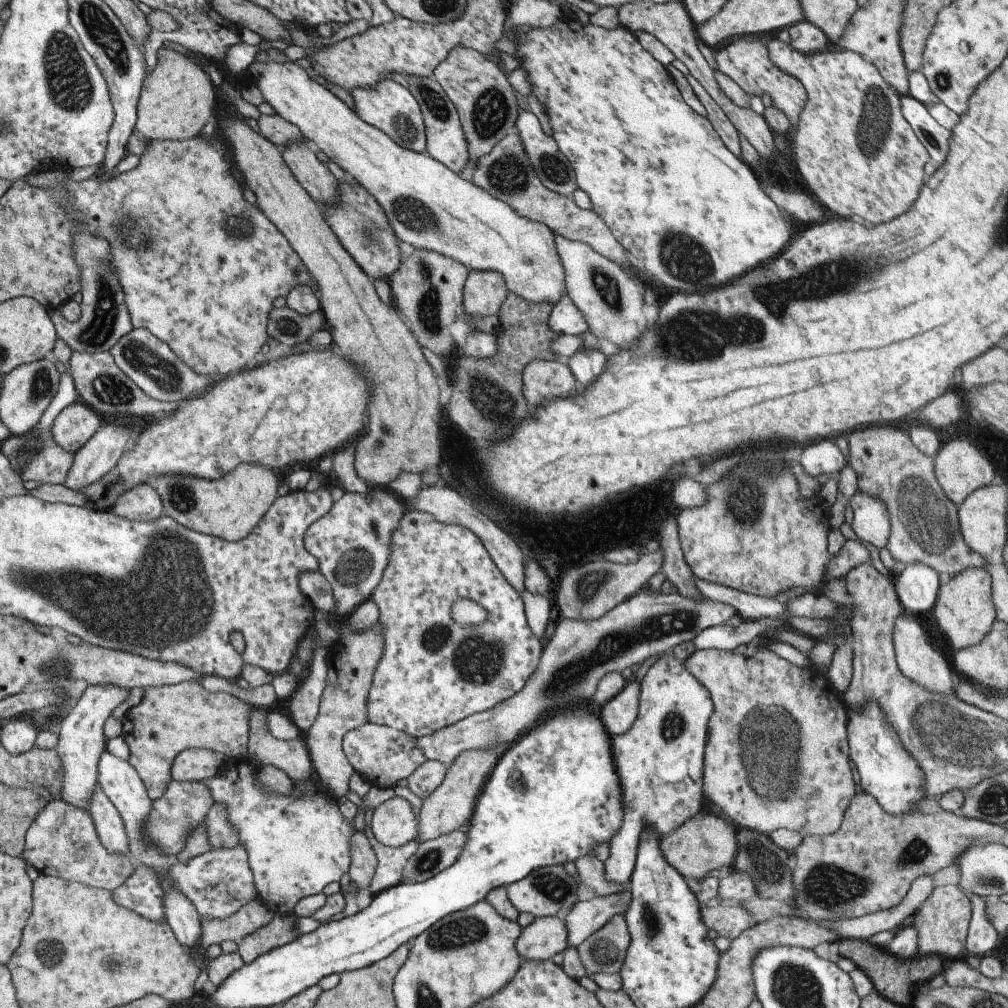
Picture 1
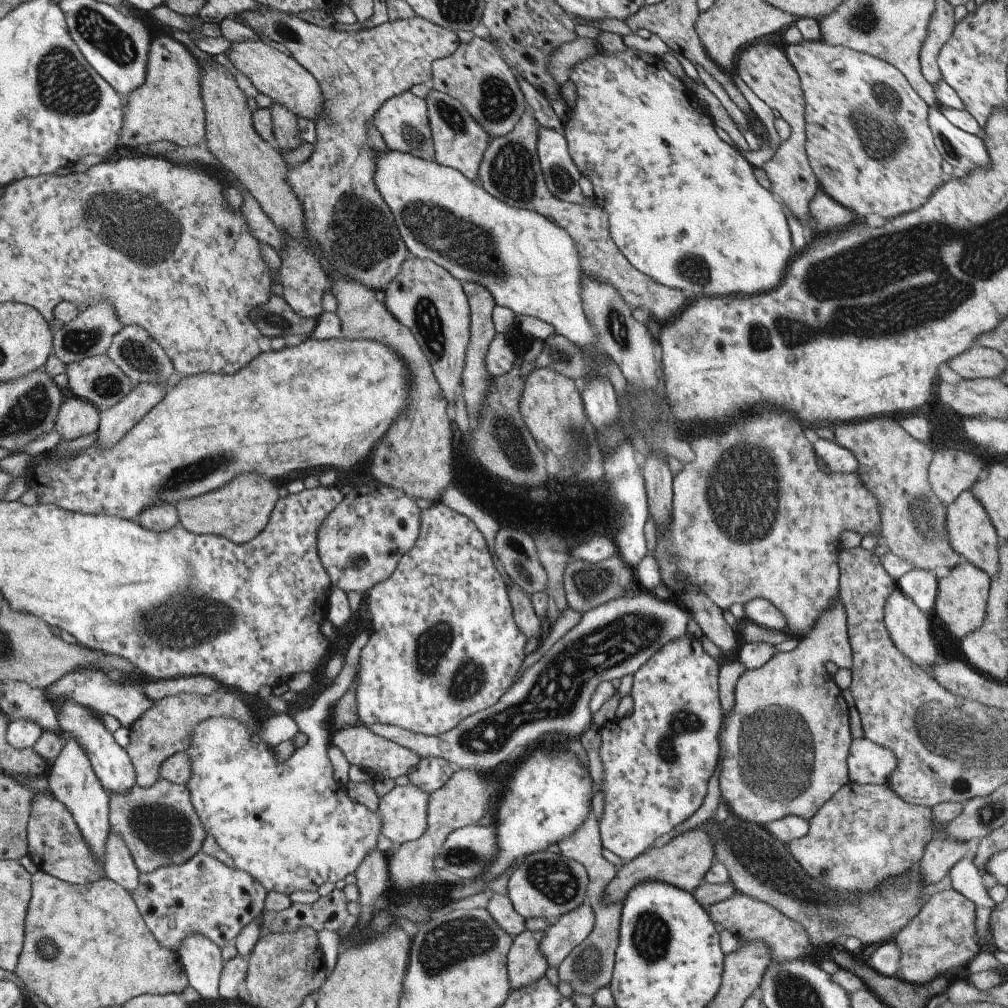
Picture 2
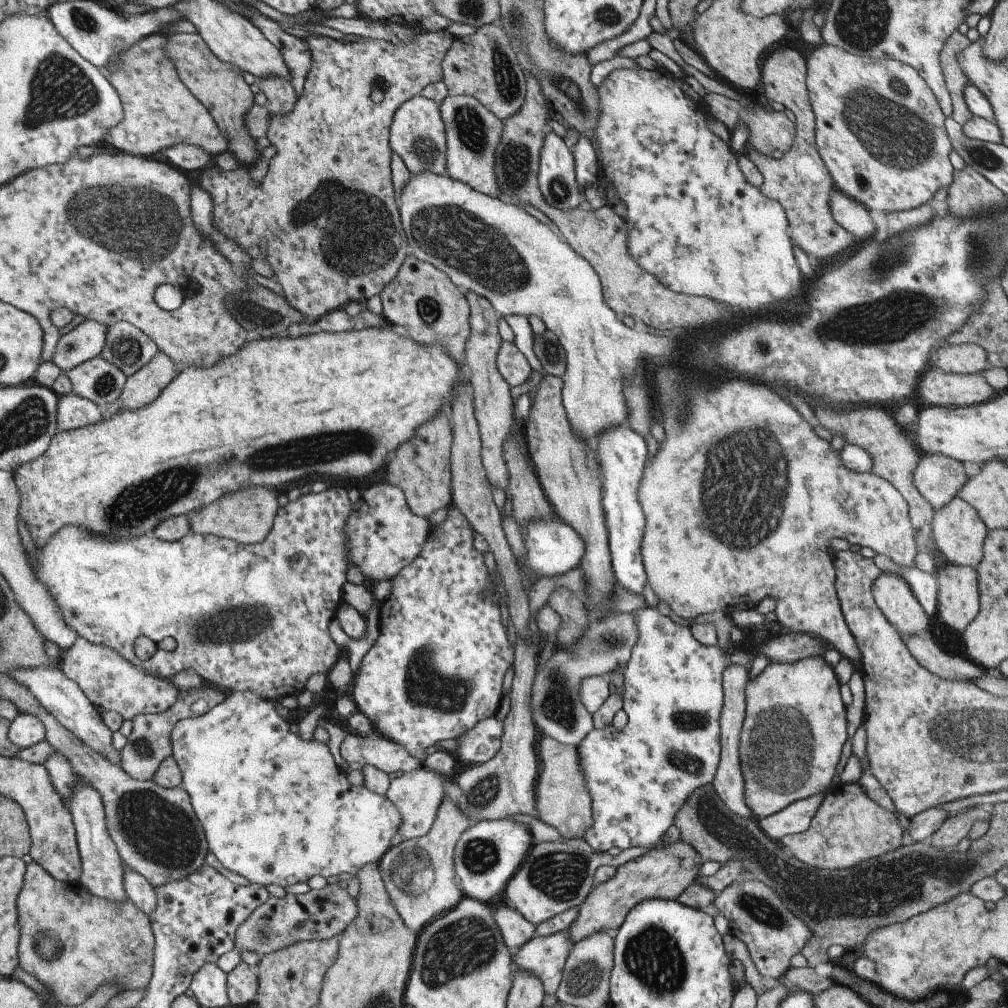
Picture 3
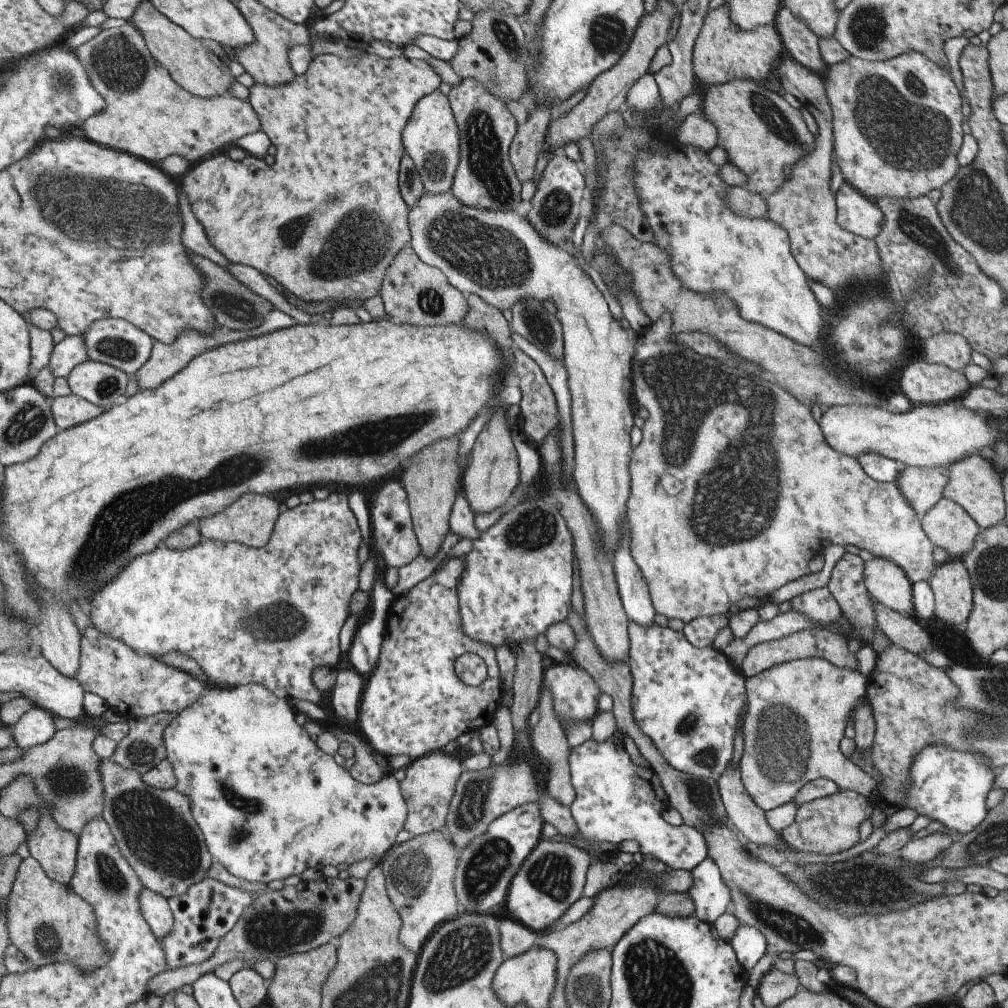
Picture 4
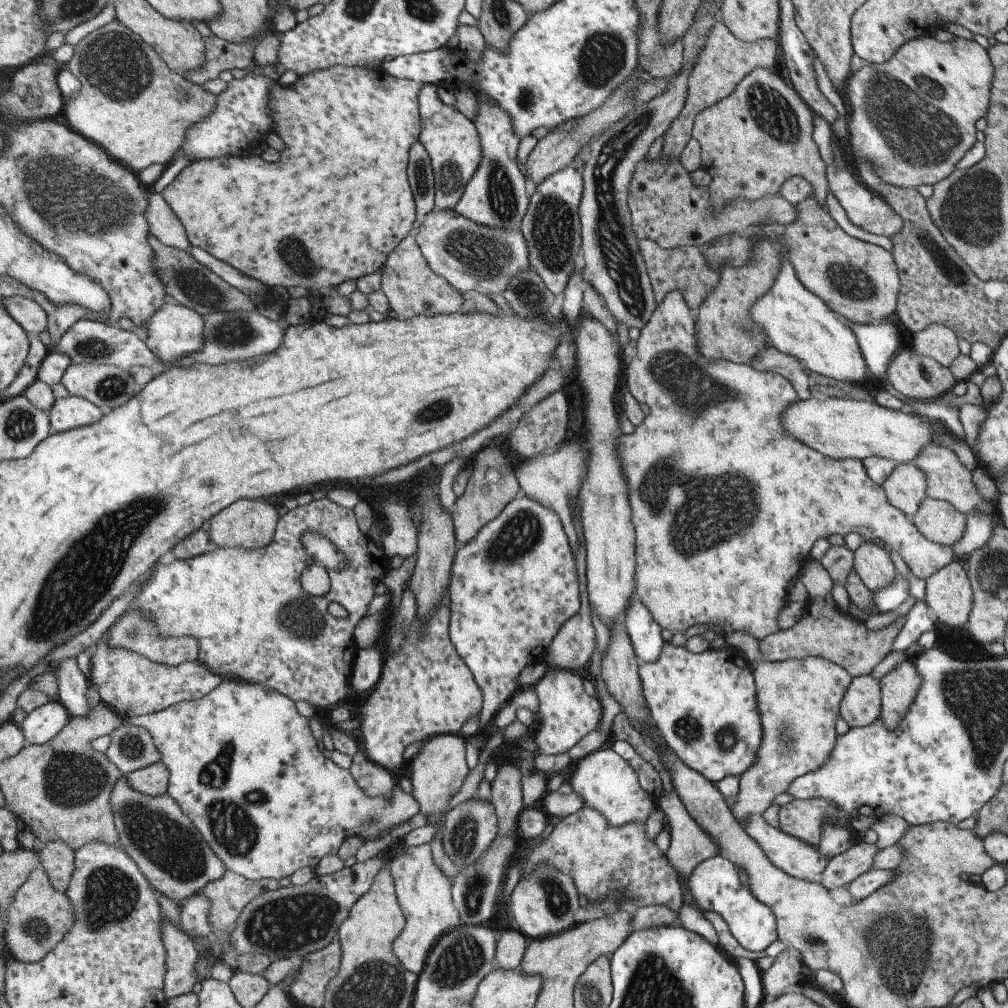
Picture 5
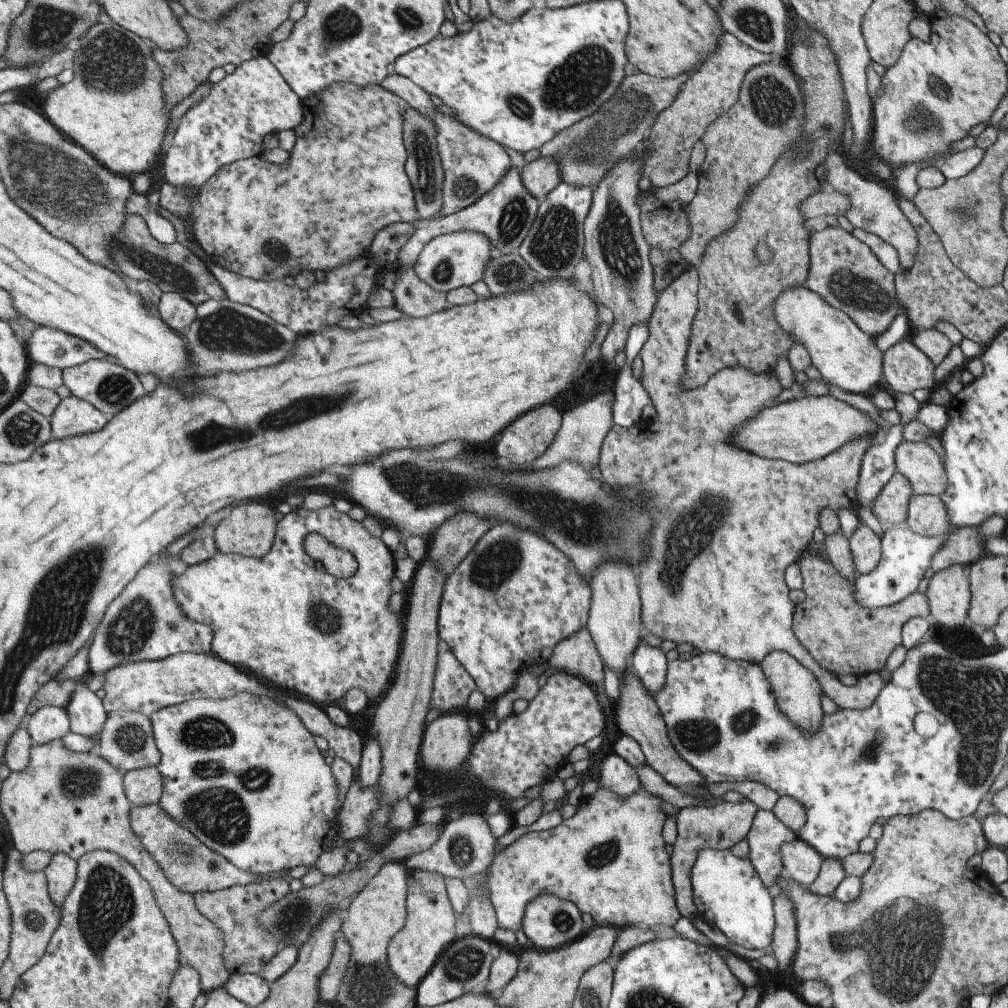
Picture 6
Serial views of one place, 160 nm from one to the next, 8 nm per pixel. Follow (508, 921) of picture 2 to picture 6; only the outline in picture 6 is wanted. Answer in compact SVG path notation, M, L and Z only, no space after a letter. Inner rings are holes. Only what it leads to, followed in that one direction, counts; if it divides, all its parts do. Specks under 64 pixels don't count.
M496 947L488 980L483 988L484 993L498 995L502 988L511 980L518 970L518 950L508 947Z

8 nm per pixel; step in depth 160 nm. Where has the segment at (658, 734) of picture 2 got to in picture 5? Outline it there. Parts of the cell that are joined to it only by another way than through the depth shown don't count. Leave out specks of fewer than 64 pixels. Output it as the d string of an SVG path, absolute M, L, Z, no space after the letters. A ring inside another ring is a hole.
M663 643L659 658L651 664L639 663L638 674L652 724L664 744L683 764L711 783L720 782L727 776L739 778L755 764L763 740L763 726L755 700L752 670L738 653L725 646L719 652L707 649L691 654L684 646ZM603 746L576 762L568 782L572 792L583 800L582 808L599 810L609 826L625 826L631 820L645 823L654 805L654 800L646 797L638 787L638 780L632 768L609 746Z

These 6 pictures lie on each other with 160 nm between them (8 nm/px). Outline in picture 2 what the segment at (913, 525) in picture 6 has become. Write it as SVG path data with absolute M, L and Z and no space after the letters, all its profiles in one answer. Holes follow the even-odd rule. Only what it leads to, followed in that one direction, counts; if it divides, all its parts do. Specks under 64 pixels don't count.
M963 491L953 502L946 505L946 531L950 547L960 554L965 561L982 570L990 579L998 572L998 536L991 519L972 495L971 491Z

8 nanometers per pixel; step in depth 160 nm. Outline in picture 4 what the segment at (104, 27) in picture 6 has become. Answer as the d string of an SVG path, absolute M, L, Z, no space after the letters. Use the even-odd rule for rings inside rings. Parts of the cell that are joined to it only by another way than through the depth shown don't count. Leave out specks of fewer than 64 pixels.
M131 22L102 29L73 51L82 62L92 87L104 98L106 104L99 114L79 124L86 138L98 145L139 157L155 166L159 166L169 155L179 155L194 164L205 157L225 152L237 139L261 130L258 116L247 99L237 99L230 95L204 99L193 96L175 84L167 69L150 55L144 36Z

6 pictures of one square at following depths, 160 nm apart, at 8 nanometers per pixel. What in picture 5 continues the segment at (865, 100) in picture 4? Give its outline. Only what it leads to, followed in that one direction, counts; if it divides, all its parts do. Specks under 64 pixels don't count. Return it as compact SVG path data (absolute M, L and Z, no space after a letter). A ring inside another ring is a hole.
M930 31L907 40L886 62L864 64L851 73L851 80L847 80L847 88L843 90L847 104L851 102L845 126L852 158L869 160L885 184L899 188L936 184L955 169L955 164L976 141L974 124L987 114L994 78L995 68L977 42L956 37L939 42Z

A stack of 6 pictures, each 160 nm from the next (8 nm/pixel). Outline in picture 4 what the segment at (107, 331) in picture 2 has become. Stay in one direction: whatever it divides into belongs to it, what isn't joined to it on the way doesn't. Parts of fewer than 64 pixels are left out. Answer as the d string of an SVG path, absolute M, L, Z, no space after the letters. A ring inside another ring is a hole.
M67 335L52 346L47 368L55 377L69 374L80 362L86 361L88 354L81 335Z

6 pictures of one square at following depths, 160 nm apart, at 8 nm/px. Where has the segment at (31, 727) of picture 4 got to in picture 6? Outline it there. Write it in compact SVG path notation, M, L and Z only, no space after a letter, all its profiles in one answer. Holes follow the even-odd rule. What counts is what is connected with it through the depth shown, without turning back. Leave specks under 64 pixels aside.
M47 705L25 717L26 731L33 746L61 739L69 732L68 714L64 707Z

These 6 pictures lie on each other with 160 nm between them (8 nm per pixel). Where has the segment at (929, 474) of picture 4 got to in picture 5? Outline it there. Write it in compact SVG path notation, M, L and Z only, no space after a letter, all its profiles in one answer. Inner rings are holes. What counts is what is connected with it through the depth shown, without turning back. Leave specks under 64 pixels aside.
M911 463L895 466L881 484L887 504L912 518L925 496L925 476Z

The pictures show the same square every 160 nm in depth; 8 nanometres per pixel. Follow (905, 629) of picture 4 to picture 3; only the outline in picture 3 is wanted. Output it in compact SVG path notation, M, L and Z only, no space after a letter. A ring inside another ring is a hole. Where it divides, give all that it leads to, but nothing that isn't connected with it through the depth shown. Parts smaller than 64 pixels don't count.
M925 634L903 637L907 650L914 659L931 674L950 681L969 681L983 676L988 671L971 661L943 653Z

